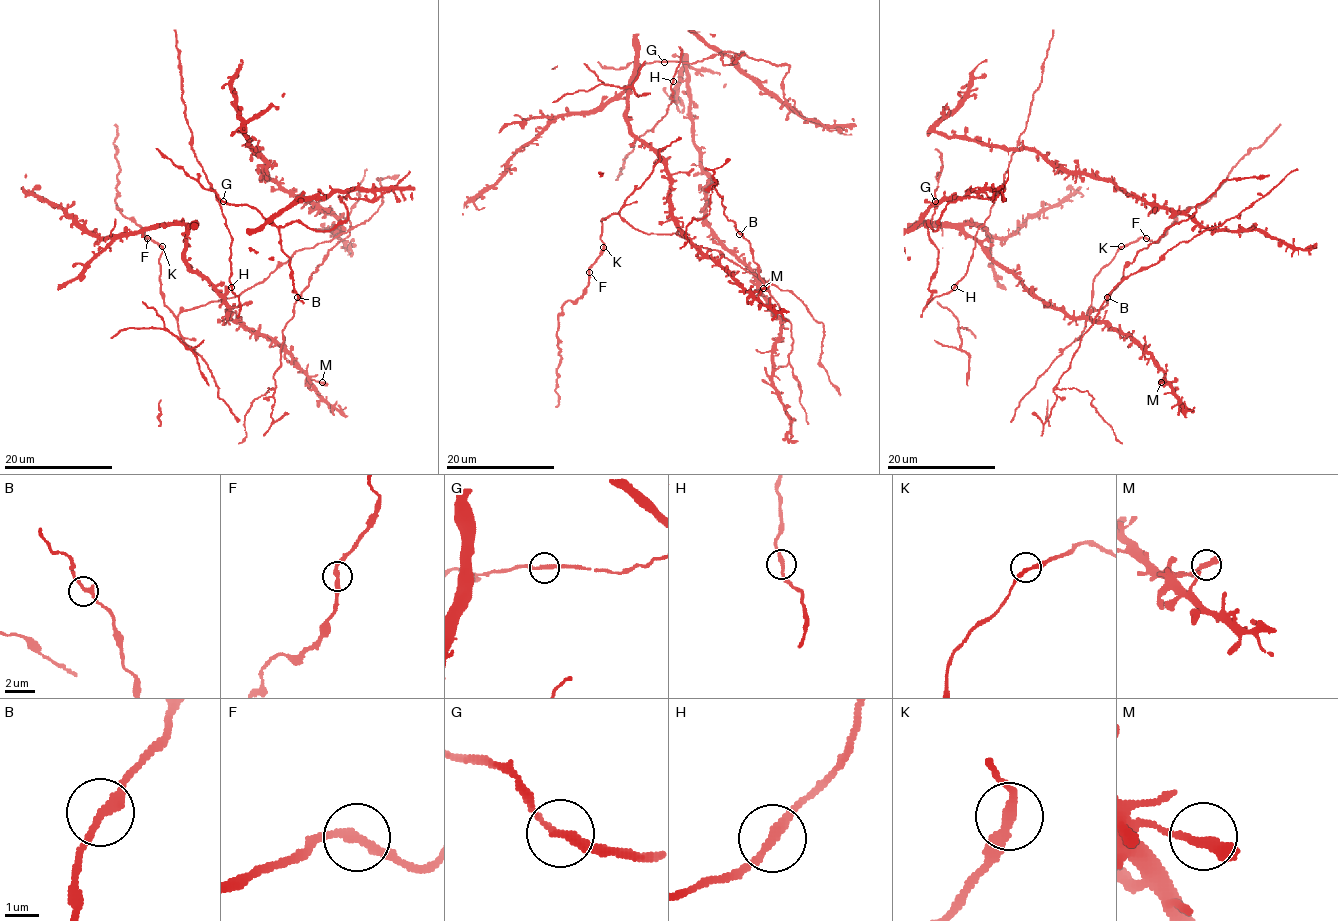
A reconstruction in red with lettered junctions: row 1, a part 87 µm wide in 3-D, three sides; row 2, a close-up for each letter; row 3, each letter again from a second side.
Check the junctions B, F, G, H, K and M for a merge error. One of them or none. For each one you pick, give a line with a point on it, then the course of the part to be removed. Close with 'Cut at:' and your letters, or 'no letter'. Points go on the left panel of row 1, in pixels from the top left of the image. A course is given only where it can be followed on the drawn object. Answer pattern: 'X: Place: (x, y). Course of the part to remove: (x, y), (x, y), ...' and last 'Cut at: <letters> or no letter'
Cut at: no letter

